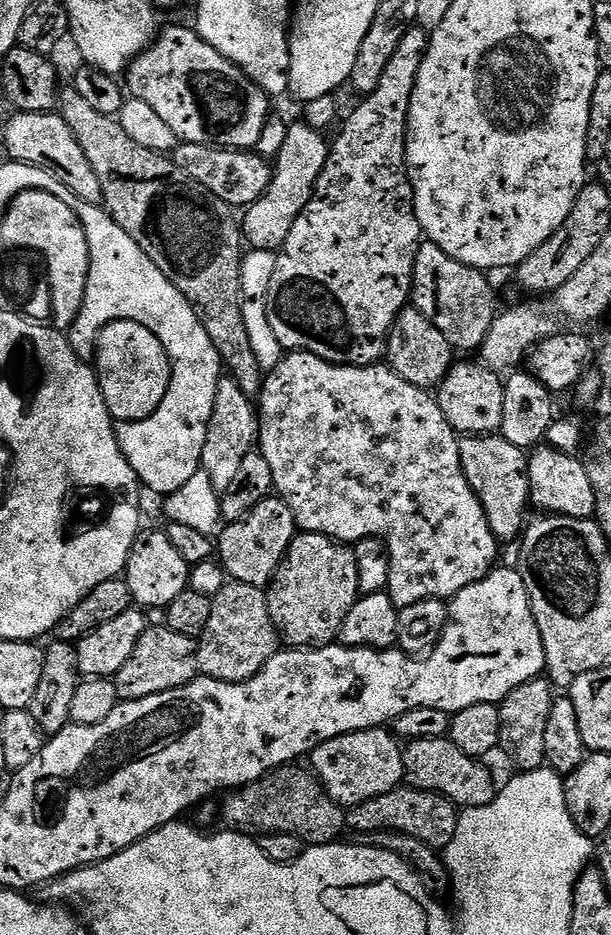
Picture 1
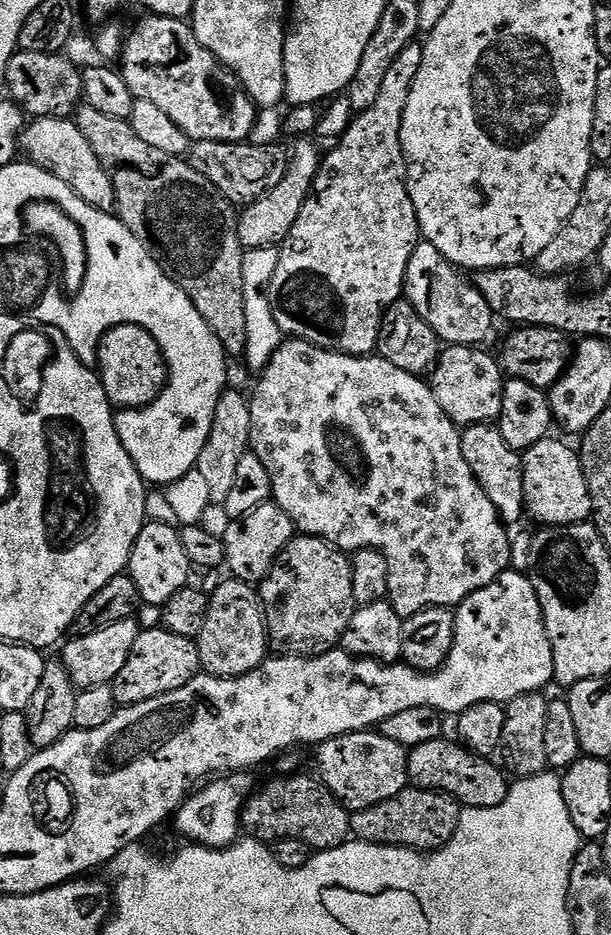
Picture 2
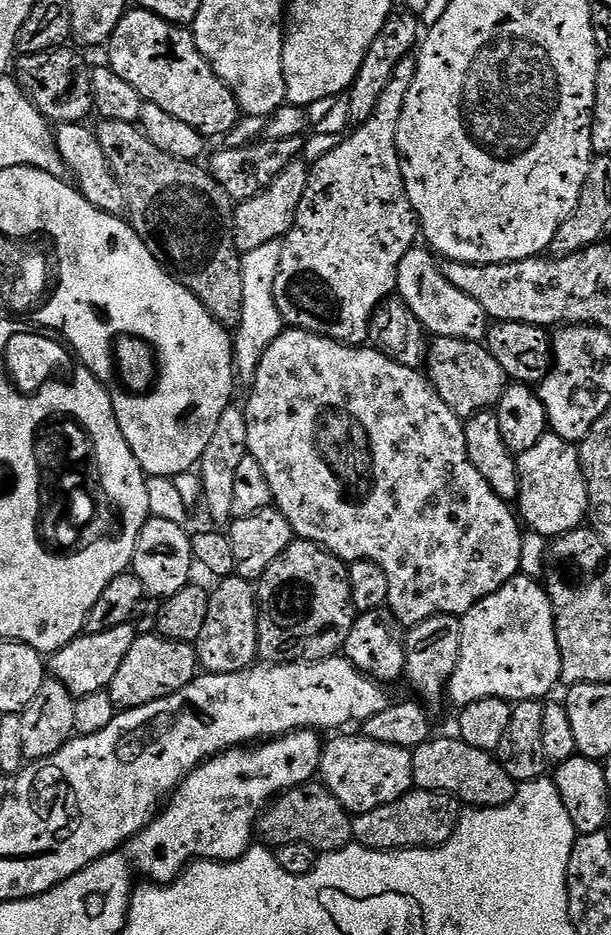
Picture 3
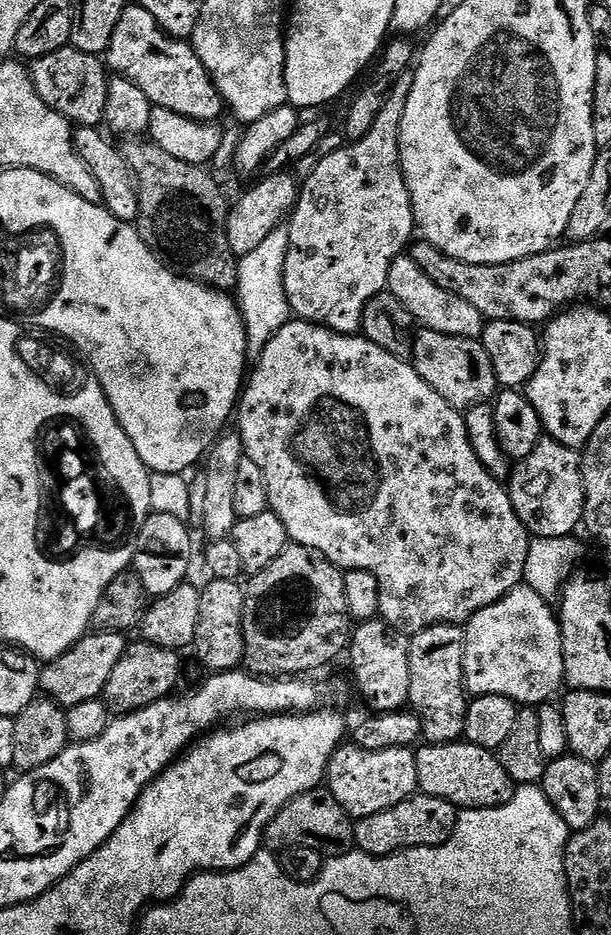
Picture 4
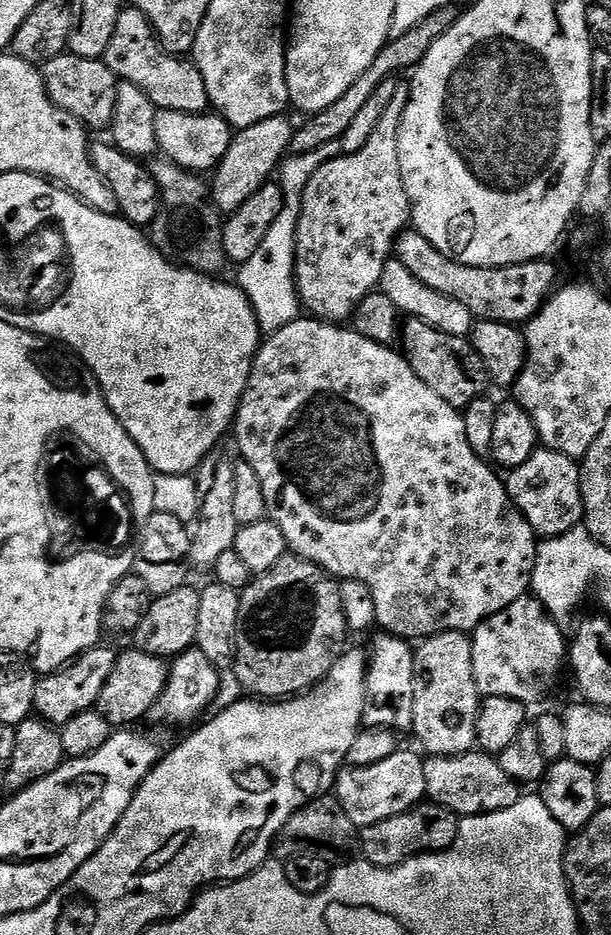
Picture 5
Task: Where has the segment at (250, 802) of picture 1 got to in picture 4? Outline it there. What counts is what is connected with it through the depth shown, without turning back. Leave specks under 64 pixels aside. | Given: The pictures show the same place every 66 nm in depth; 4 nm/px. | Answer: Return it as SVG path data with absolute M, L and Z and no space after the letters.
M327 787L315 788L312 792L294 798L272 819L264 831L263 847L268 850L283 850L306 846L318 850L326 858L343 856L356 843L356 826L352 817L342 810L338 798Z

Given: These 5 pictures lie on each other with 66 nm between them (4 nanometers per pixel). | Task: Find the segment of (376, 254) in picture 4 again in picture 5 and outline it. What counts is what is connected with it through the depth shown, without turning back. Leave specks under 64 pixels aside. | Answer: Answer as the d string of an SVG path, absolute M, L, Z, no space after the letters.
M397 90L394 98L390 98L390 106L386 106L386 110L382 114L382 119L378 122L378 127L374 130L374 134L370 134L370 142L366 142L366 146L362 146L362 150L358 150L354 154L345 156L337 155L337 160L329 159L320 169L310 178L310 182L304 188L304 195L300 197L298 211L300 217L295 217L296 226L296 290L300 293L300 299L303 307L308 308L313 317L319 318L325 322L348 322L356 315L356 308L360 305L360 301L365 300L368 296L373 295L377 291L380 279L384 273L386 262L393 255L394 245L401 232L405 231L410 224L410 209L408 199L404 194L404 183L400 178L400 167L398 166L398 130L400 129L400 119L404 113L404 107L408 104L408 92Z

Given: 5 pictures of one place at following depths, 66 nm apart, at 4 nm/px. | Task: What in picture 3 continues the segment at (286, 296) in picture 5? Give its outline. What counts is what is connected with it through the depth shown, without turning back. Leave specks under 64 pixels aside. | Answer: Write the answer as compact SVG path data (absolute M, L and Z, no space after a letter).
M279 240L266 242L266 246L258 246L258 250L250 250L240 257L242 262L242 318L234 332L234 359L236 375L239 383L251 385L256 377L258 362L262 362L262 354L284 331L286 325L280 316L278 306L274 302L274 278L278 278L278 266L282 266L283 243Z

